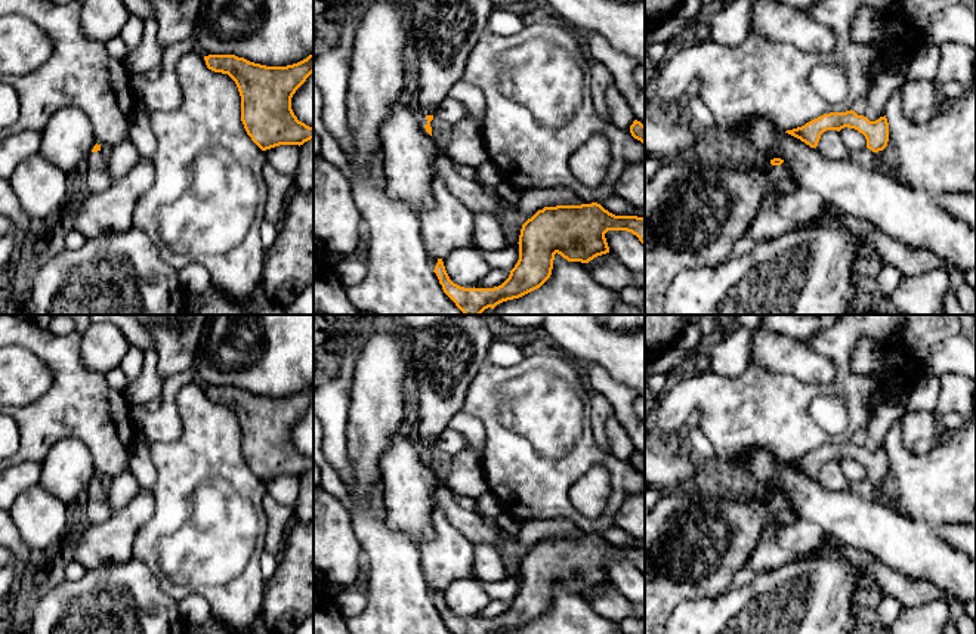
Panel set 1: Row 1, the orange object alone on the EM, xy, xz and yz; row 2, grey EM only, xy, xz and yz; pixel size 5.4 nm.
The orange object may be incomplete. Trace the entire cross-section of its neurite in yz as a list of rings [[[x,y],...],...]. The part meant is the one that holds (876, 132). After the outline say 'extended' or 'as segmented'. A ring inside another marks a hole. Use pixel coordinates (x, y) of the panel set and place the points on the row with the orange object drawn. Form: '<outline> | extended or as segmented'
[[[855,111],[824,114],[802,127],[787,130],[785,133],[800,139],[810,148],[816,148],[821,134],[827,130],[837,130],[849,127],[862,133],[867,139],[867,148],[872,152],[883,151],[889,142],[889,123],[886,115],[875,121],[870,121]]] | as segmented

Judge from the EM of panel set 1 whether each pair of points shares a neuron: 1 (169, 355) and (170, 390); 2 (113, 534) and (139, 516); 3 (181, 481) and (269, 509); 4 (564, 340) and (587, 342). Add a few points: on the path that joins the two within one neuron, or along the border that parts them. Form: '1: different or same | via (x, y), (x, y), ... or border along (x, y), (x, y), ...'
1: different | border along (192, 370), (175, 373), (163, 380)
2: same | via (119, 531), (133, 516)
3: different | border along (266, 494), (262, 501), (266, 517), (263, 543)
4: same | via (570, 340), (581, 340)

